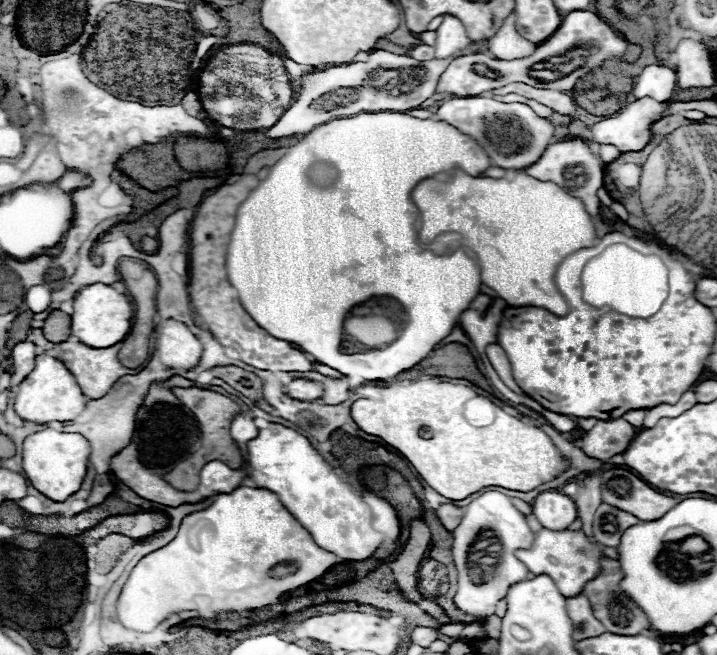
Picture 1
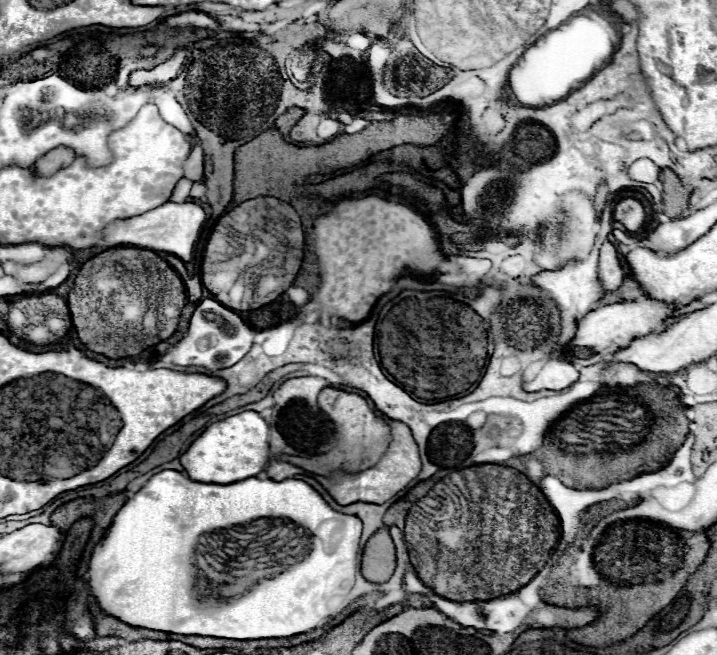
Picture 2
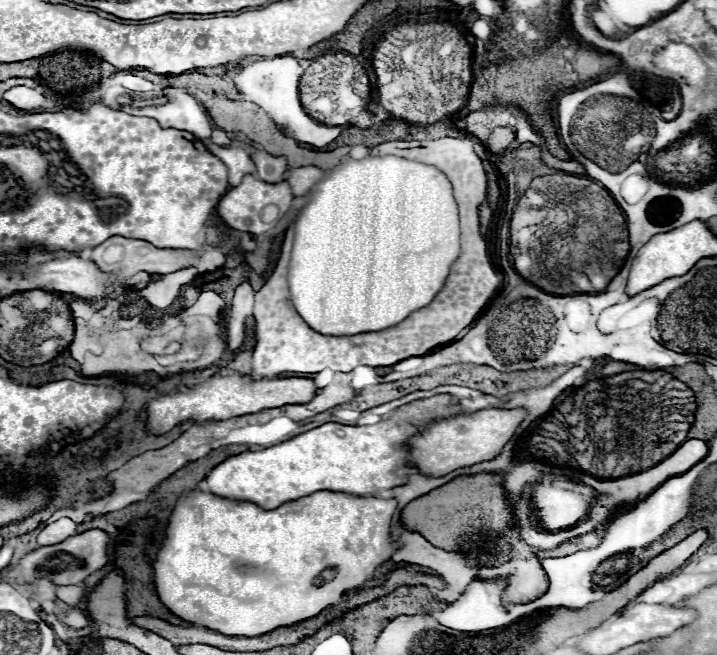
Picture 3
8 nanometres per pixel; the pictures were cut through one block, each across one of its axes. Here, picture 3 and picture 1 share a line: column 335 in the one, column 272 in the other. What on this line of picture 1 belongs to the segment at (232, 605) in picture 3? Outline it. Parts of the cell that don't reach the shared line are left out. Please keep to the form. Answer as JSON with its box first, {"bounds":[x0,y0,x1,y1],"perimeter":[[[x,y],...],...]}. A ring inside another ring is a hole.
{"bounds":[116,486,340,632],"perimeter":[[[240,486],[240,488],[232,490],[230,494],[216,494],[216,496],[214,496],[214,502],[212,502],[208,508],[198,510],[198,512],[192,512],[190,516],[186,516],[186,518],[182,520],[182,524],[180,524],[180,530],[178,530],[176,538],[174,538],[170,544],[166,544],[166,546],[162,546],[162,548],[150,552],[148,556],[144,556],[144,558],[132,568],[132,572],[130,572],[130,576],[128,576],[128,580],[126,580],[126,584],[124,584],[122,592],[120,592],[120,596],[118,596],[116,616],[118,616],[120,624],[122,624],[124,628],[128,628],[128,630],[134,630],[134,632],[152,632],[162,620],[166,620],[166,618],[172,616],[172,614],[184,612],[184,610],[198,610],[198,612],[202,614],[202,618],[208,618],[208,620],[218,618],[222,612],[256,610],[256,608],[264,608],[264,606],[268,606],[268,604],[276,604],[284,592],[296,590],[296,588],[300,588],[300,586],[304,586],[304,584],[308,584],[308,582],[320,578],[330,566],[334,566],[334,564],[338,564],[338,562],[340,562],[340,560],[338,560],[336,554],[326,552],[326,550],[322,550],[320,546],[316,546],[316,542],[312,540],[310,532],[308,532],[306,528],[302,528],[302,524],[286,510],[286,506],[278,500],[278,496],[276,496],[274,492],[264,490],[264,488]],[[278,564],[292,564],[292,566],[296,568],[296,572],[290,574],[290,576],[284,576],[284,578],[272,578],[272,576],[270,576],[270,570],[272,570],[274,566],[278,566]]]}

